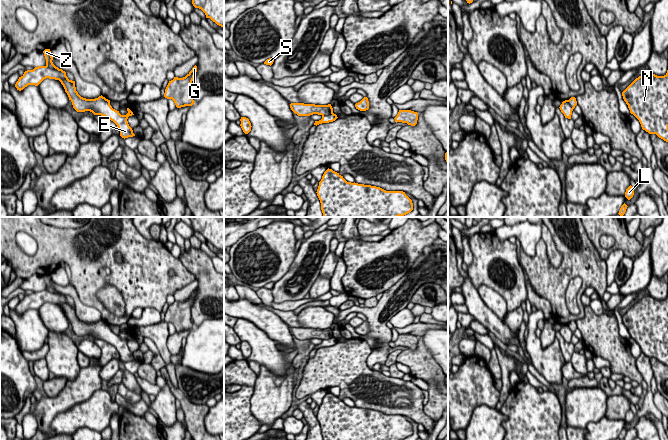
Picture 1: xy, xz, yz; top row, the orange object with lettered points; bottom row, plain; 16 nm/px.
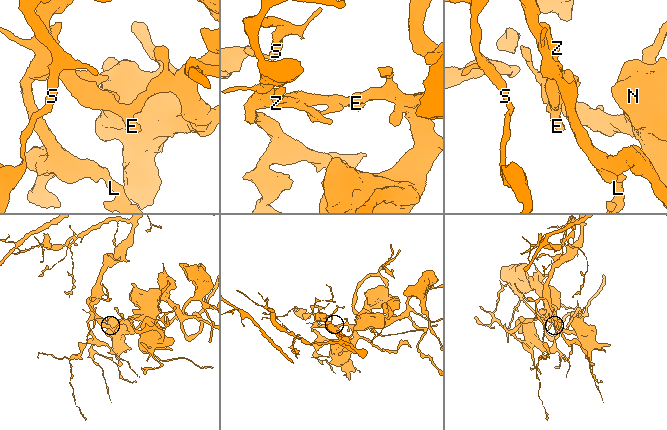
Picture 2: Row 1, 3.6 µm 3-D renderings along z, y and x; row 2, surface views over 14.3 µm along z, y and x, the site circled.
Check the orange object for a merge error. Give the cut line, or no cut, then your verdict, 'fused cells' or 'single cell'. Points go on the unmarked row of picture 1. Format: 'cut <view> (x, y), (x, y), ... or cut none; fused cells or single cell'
cut none; single cell

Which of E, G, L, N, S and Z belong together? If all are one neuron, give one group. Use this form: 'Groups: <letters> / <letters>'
Groups: E G L N S Z

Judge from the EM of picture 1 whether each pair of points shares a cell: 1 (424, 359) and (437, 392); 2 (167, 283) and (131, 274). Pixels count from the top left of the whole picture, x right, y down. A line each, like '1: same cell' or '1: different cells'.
1: same cell
2: same cell

